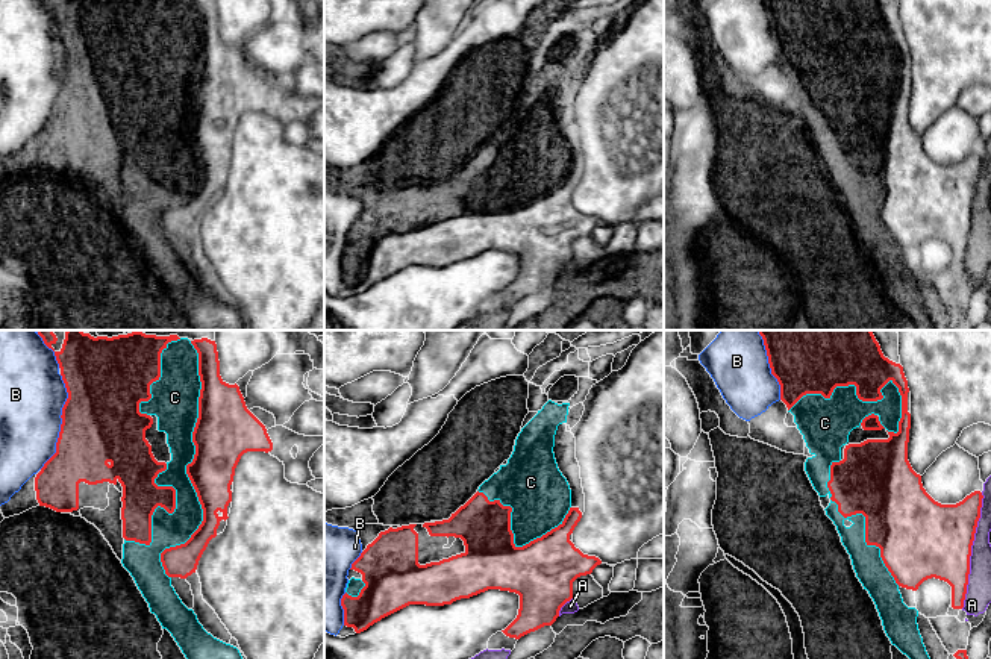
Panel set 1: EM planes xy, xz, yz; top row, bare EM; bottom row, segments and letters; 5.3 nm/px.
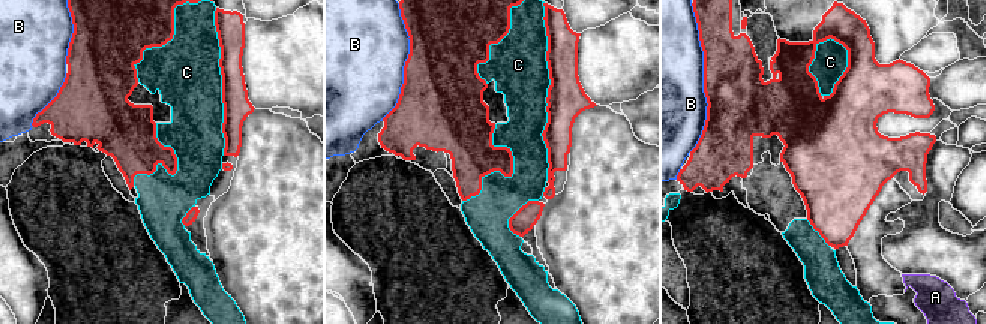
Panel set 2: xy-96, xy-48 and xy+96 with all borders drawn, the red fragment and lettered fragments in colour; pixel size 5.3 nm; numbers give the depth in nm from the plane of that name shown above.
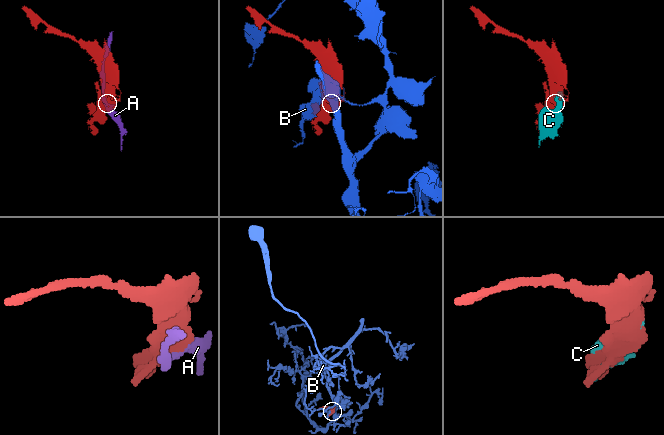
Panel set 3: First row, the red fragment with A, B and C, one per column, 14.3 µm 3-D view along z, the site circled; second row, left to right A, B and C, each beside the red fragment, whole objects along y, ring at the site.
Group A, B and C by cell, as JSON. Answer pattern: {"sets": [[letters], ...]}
{"sets": [["A"], ["B"], ["C"]]}

